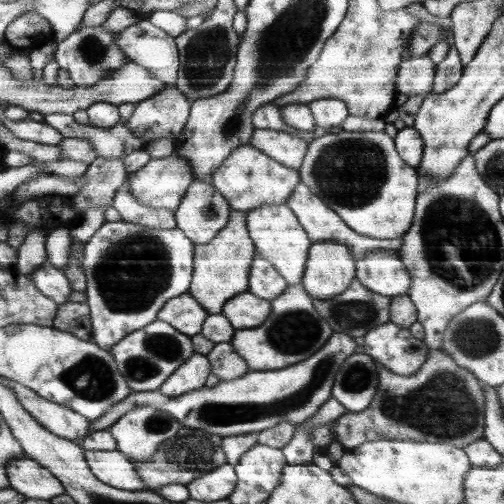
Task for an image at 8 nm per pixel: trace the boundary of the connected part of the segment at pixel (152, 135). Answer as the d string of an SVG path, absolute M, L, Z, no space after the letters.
M169 85L150 99L140 101L125 123L144 142L166 137L177 140L186 130L190 112L191 101Z

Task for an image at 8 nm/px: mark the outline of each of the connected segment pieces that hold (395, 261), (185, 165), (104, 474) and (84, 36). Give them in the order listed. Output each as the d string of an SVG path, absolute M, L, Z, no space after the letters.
M374 251L358 261L356 278L366 289L382 296L406 295L412 278L396 252Z
M172 153L166 158L150 159L149 162L136 170L136 172L128 174L128 180L131 184L131 193L139 200L139 203L150 205L151 207L168 209L172 212L179 207L183 200L183 196L187 194L188 187L195 180L195 174L191 164L176 153Z
M118 449L84 450L83 453L91 471L106 484L129 491L148 489L136 472L134 462Z
M86 26L74 32L67 39L56 43L54 58L60 69L68 71L69 77L80 86L92 86L105 79L112 71L130 62L126 52L116 45L116 33L101 26Z

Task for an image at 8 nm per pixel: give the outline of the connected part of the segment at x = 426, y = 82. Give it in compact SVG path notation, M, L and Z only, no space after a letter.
M428 54L405 60L399 66L398 92L408 97L431 93L435 68Z

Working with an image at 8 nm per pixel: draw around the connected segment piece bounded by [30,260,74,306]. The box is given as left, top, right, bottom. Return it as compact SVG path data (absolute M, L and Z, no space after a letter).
M47 260L44 264L40 264L30 276L36 284L36 289L44 293L44 296L49 296L59 306L69 302L69 295L74 291L70 278L54 265L50 265Z

